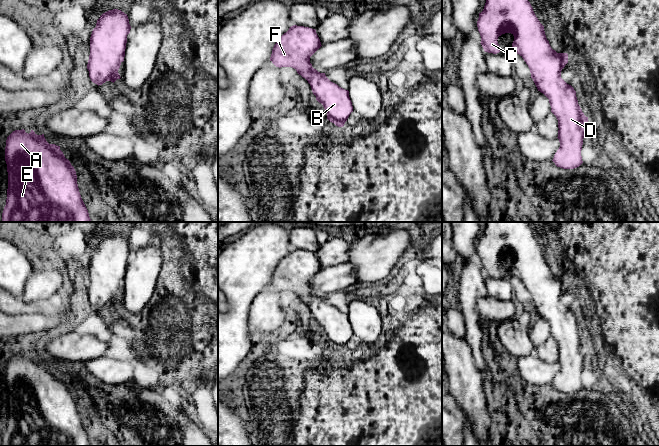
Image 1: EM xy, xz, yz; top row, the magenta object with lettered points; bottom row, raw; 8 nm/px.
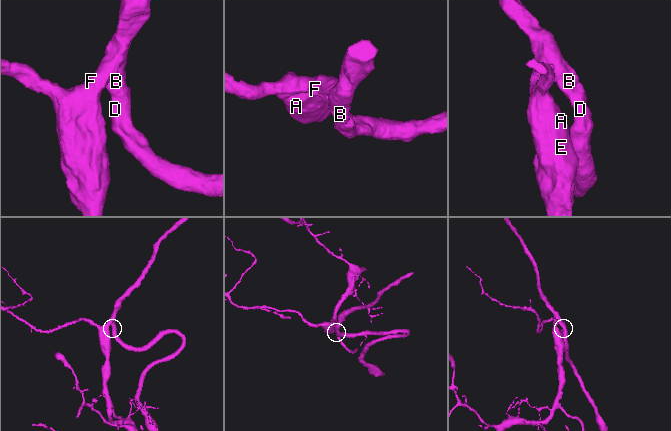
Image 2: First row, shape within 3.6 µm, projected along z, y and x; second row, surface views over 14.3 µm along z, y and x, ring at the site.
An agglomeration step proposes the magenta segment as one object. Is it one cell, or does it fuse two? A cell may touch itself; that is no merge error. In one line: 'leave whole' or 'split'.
leave whole

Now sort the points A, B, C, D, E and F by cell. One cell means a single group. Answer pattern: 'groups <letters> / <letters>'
groups A B C D E F

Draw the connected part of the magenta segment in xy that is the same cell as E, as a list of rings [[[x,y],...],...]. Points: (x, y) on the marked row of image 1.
[[[24,129],[13,131],[6,140],[5,161],[8,189],[1,222],[91,222],[79,192],[74,167],[65,158],[60,146],[49,144],[44,134],[37,135],[33,130],[28,134]]]

